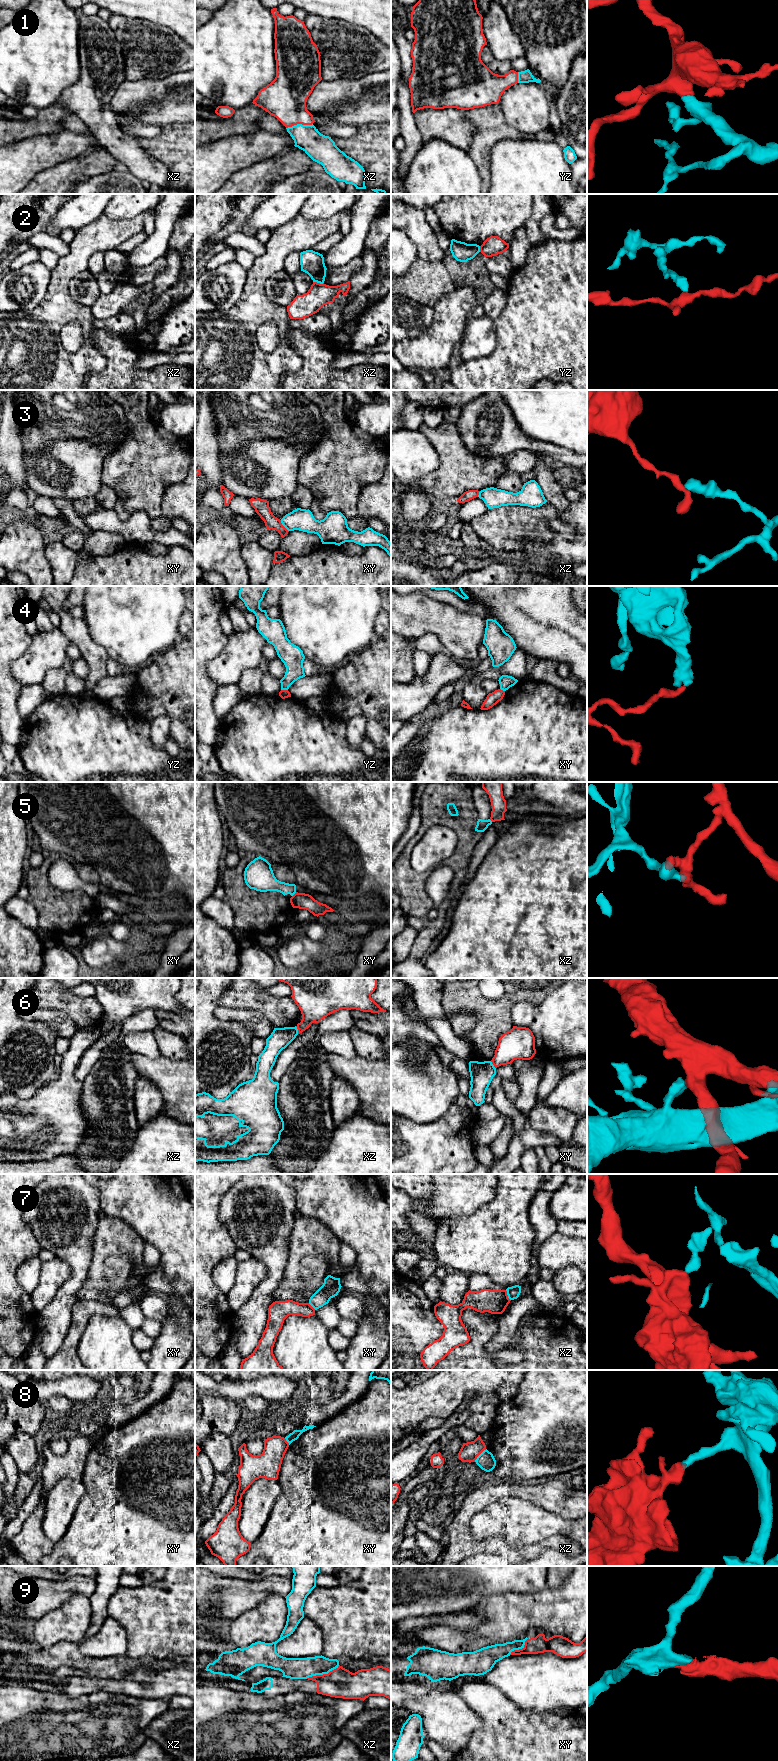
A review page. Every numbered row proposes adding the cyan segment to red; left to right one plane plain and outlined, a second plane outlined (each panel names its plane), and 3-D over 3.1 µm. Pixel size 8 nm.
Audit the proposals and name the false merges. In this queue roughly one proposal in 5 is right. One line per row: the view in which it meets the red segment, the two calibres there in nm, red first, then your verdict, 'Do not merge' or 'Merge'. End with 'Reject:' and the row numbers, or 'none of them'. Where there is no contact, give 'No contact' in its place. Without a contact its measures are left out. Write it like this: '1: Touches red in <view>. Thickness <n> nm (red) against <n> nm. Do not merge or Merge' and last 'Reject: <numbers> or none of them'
1: Touches red in xz. Thickness 340 nm (red) against 220 nm. Merge
2: Touches red in xz. Thickness 180 nm (red) against 190 nm. Do not merge
3: Touches red in xy. Thickness 120 nm (red) against 180 nm. Do not merge
4: Touches red in yz. Thickness 70 nm (red) against 160 nm. Do not merge
5: Touches red in xy. Thickness 130 nm (red) against 160 nm. Do not merge
6: Touches red in xz. Thickness 260 nm (red) against 170 nm. Do not merge
7: Touches red in xz. Thickness 190 nm (red) against 100 nm. Do not merge
8: Touches red in xz. Thickness 150 nm (red) against 140 nm. Do not merge
9: Touches red in xz. Thickness 240 nm (red) against 180 nm. Merge
Reject: 2, 3, 4, 5, 6, 7, 8

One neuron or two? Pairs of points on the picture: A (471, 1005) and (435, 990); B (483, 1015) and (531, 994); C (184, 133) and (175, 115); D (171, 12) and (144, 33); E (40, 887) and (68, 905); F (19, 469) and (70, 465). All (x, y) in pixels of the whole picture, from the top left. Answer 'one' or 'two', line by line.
A: two
B: one
C: two
D: two
E: one
F: two

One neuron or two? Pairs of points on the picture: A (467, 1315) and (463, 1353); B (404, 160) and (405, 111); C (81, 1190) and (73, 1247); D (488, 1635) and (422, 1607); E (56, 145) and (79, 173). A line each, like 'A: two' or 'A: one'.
A: one
B: one
C: one
D: two
E: two

